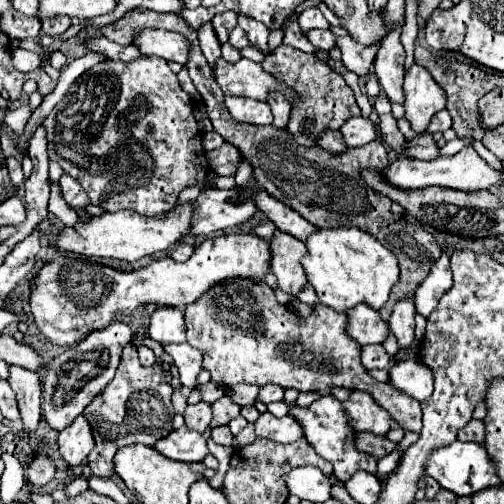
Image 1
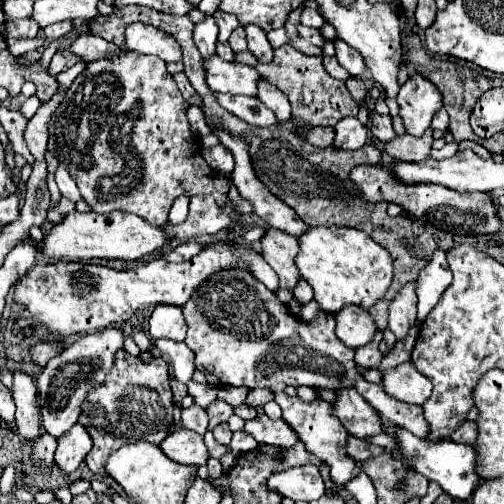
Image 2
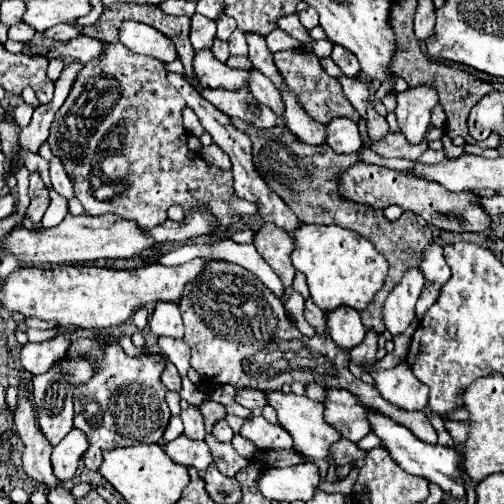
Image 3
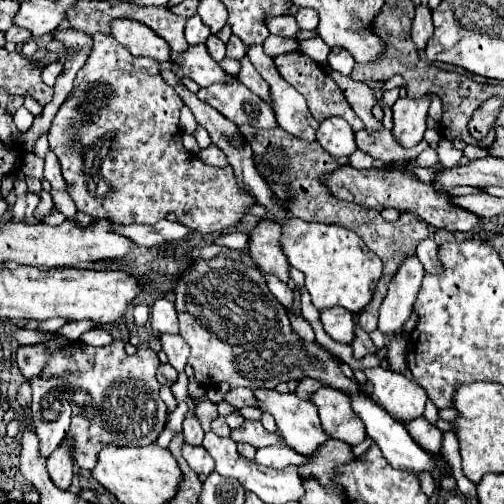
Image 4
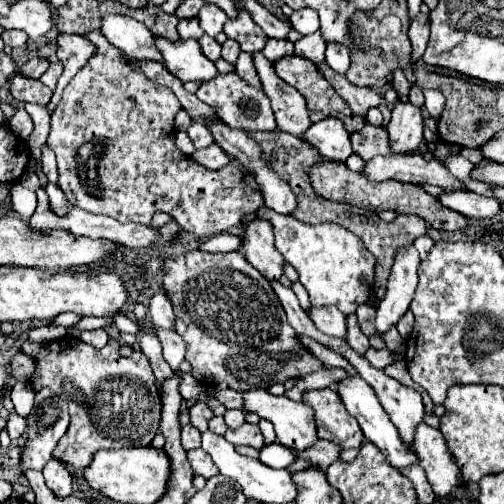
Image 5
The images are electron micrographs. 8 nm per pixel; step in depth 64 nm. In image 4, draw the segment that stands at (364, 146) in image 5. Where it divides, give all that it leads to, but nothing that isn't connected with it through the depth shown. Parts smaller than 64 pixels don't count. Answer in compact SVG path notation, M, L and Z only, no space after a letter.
M360 130L356 132L356 148L370 154L372 158L380 158L384 162L392 162L392 160L414 160L418 158L418 154L428 146L426 142L420 142L418 146L406 150L400 148L400 144L396 144L394 136L390 134L390 130L374 130L374 132L366 132Z

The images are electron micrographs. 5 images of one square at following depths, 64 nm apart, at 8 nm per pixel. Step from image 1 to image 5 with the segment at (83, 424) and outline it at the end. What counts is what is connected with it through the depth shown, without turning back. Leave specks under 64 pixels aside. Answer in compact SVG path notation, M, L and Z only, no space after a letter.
M52 458L44 468L44 480L46 486L52 490L58 498L68 498L72 494L72 476L66 468L66 464L60 464L60 460Z

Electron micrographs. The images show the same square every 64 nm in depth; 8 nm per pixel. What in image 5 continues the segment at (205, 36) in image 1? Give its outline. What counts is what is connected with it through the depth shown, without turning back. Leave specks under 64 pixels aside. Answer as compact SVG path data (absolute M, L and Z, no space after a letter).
M198 18L180 20L178 26L176 26L176 30L178 30L180 38L194 38L194 40L198 40L204 34L202 28L200 28L200 24L198 24Z

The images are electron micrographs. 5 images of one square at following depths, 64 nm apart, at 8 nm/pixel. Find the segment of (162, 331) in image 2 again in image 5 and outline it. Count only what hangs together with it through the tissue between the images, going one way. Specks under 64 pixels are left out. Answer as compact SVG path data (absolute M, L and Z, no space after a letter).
M156 292L150 298L148 314L150 314L154 326L168 328L168 330L174 328L174 310L172 310L172 304L170 304L170 300L168 300L168 296L164 292Z

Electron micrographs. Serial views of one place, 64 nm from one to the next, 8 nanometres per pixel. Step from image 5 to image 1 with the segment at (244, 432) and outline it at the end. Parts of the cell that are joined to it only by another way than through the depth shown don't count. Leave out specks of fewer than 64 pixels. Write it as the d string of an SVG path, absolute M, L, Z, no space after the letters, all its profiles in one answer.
M264 412L254 422L254 432L260 438L268 438L280 444L290 444L290 442L300 440L300 424L296 424L290 416L274 418L270 412Z

